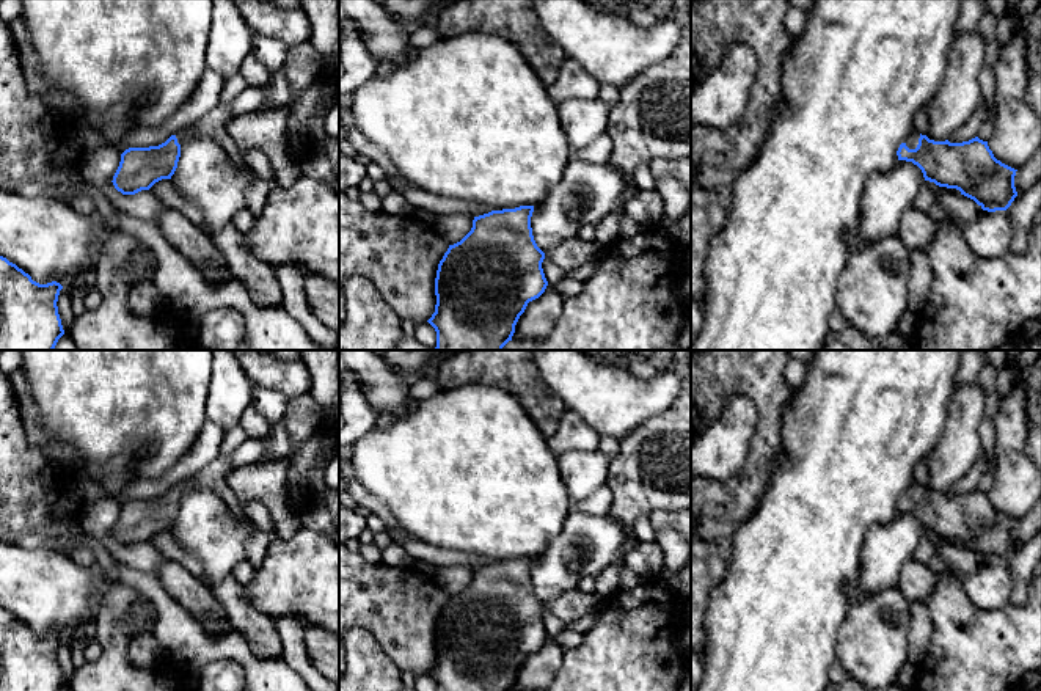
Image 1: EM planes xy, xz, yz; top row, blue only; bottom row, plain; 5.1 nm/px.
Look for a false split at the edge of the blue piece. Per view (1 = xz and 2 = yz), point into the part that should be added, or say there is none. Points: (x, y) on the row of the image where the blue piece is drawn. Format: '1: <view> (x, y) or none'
1: none
2: yz (911, 142)

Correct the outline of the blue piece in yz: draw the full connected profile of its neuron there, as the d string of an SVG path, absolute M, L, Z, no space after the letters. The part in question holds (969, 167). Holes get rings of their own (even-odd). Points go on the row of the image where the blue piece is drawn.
M912 129L897 155L917 165L925 181L959 190L983 210L1006 210L1017 196L1017 170L997 160L978 137L962 143L934 141Z

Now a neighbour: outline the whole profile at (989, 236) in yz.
M934 203L926 215L936 223L955 225L970 251L980 258L992 259L1011 251L1014 228L1006 210L983 210L972 223L958 225L939 203Z

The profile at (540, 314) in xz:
M548 284L539 298L528 303L515 325L512 339L545 339L562 313L564 300L565 297Z

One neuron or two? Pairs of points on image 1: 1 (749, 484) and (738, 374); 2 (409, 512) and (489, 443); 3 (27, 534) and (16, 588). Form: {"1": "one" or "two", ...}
{"1": "one", "2": "one", "3": "two"}

